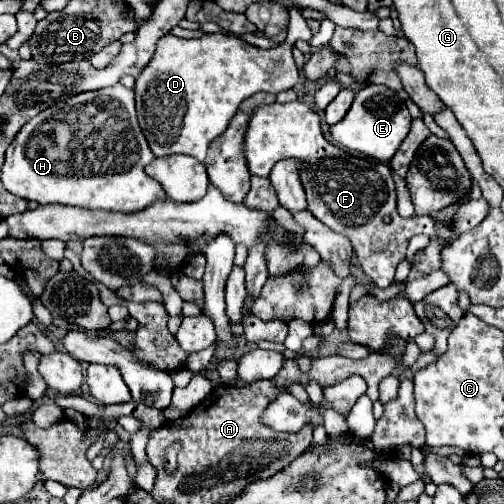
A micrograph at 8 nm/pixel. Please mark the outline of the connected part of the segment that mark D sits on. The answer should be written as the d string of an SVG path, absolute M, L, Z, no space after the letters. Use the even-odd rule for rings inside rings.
M297 8L289 9L288 13L285 42L275 49L257 49L221 33L203 35L201 39L165 35L157 43L153 59L135 81L139 125L155 157L183 153L203 163L205 149L227 129L243 99L259 91L275 95L297 83L299 73L291 46L299 39L309 41L313 35Z

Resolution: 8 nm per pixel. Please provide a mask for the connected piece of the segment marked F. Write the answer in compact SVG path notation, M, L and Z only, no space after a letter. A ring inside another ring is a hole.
M301 101L257 107L247 123L243 151L251 175L259 177L269 177L269 171L279 159L299 157L303 161L301 181L305 185L309 211L313 211L329 229L349 237L363 273L377 287L393 283L397 263L405 259L407 243L413 235L425 233L437 237L437 223L433 217L415 215L405 219L397 213L389 165L351 155L345 149L327 143L319 127L319 115Z

